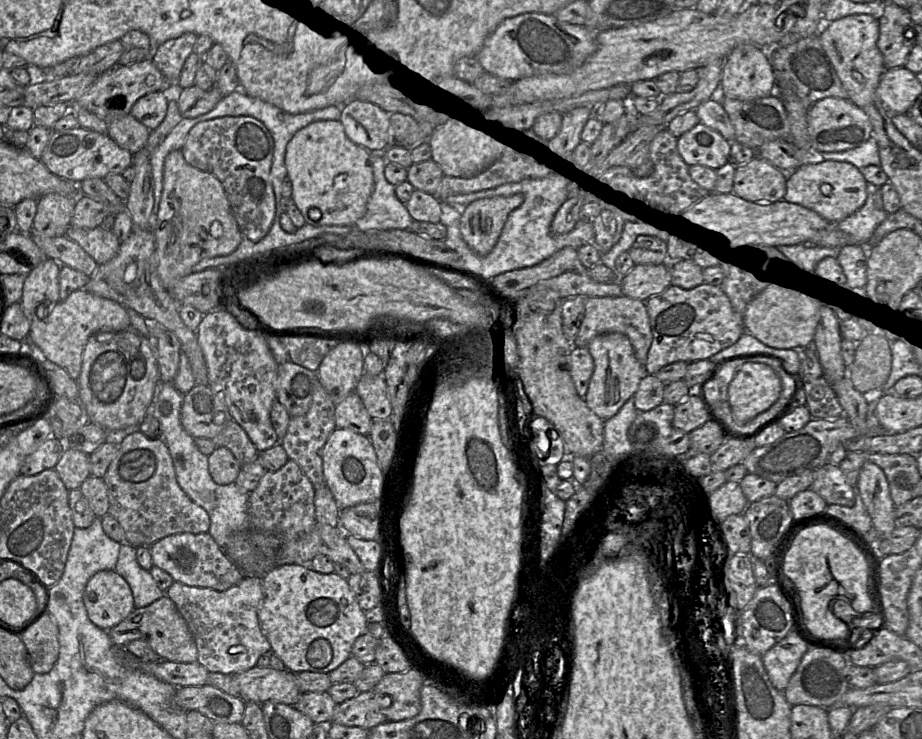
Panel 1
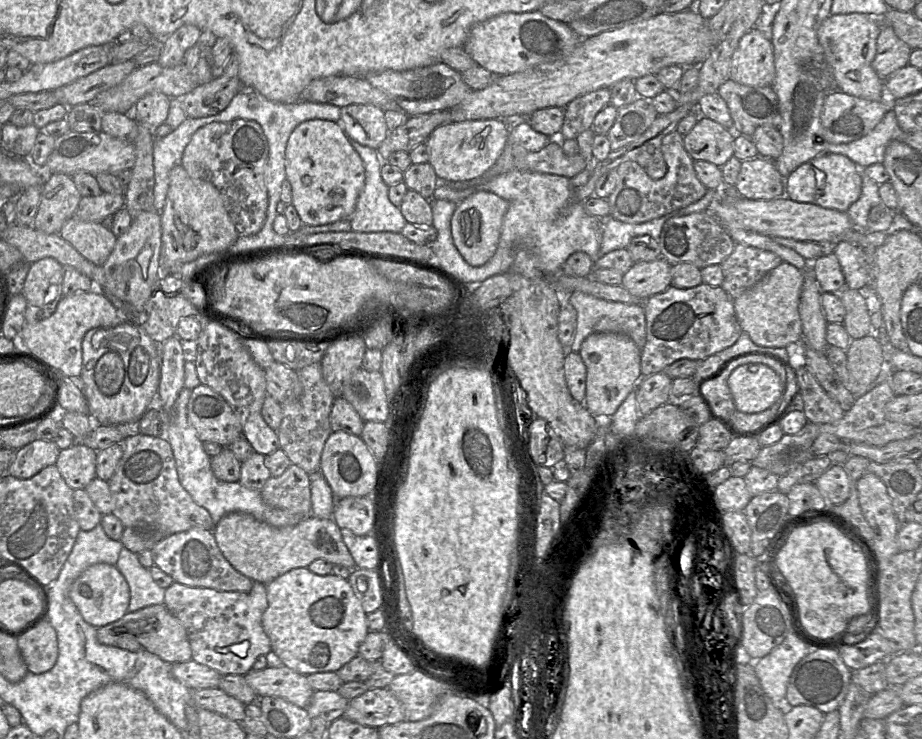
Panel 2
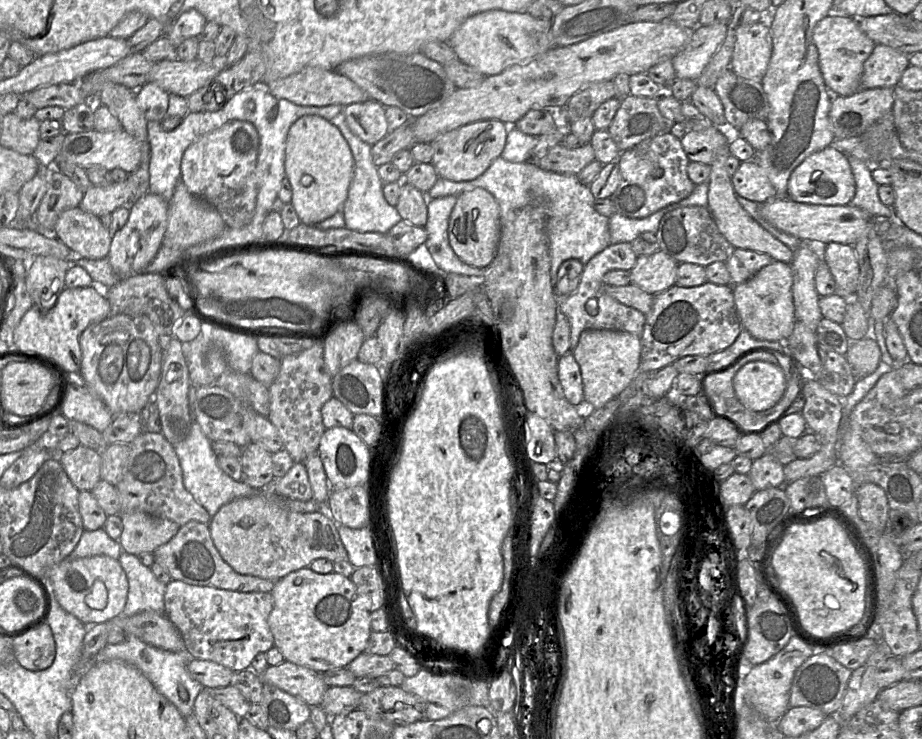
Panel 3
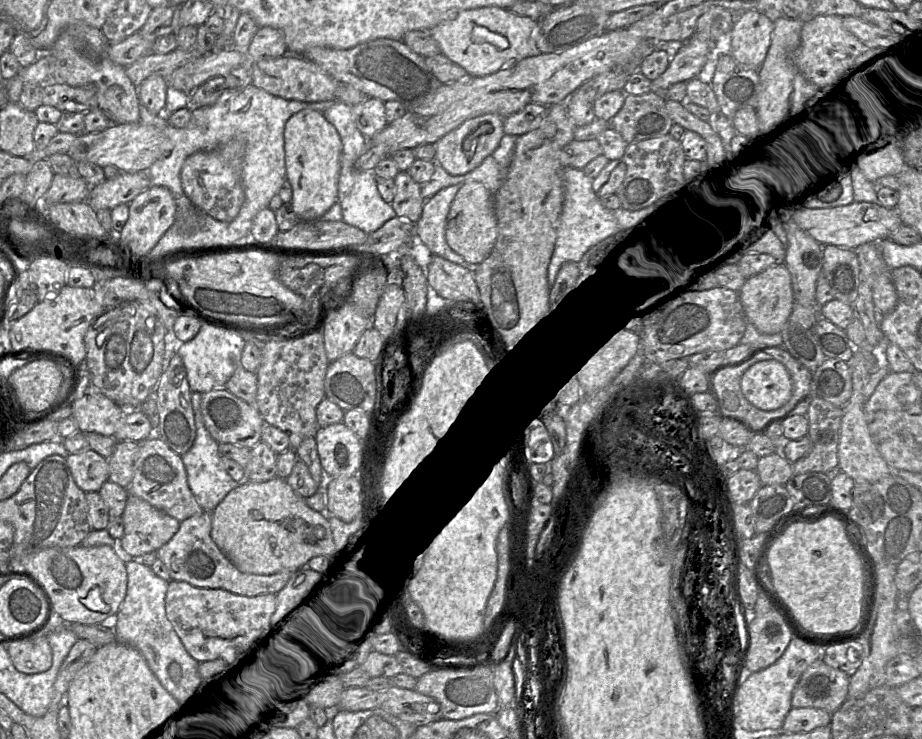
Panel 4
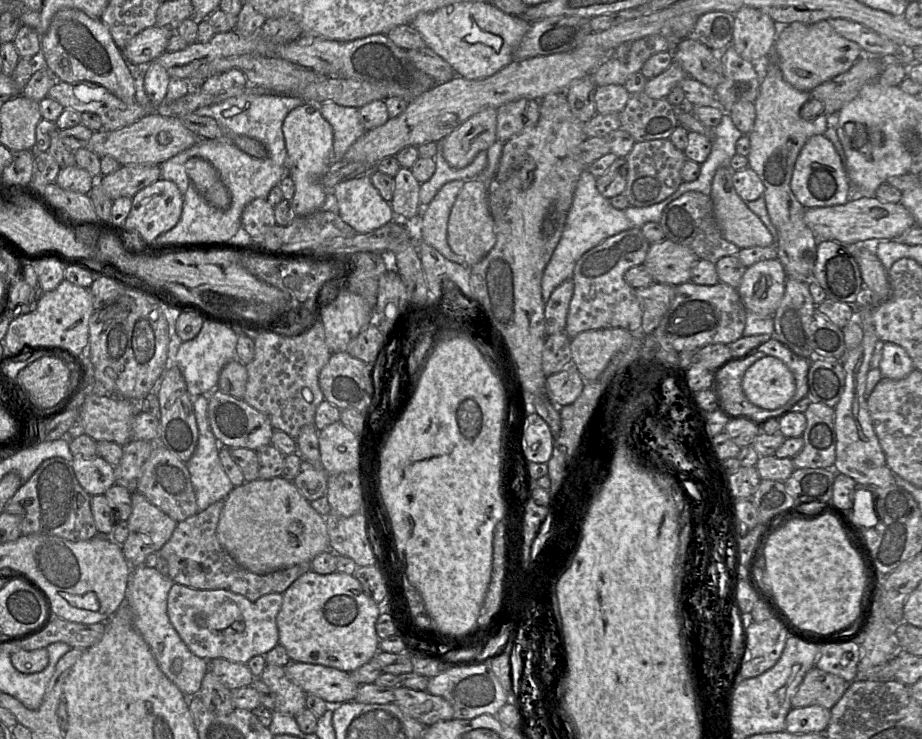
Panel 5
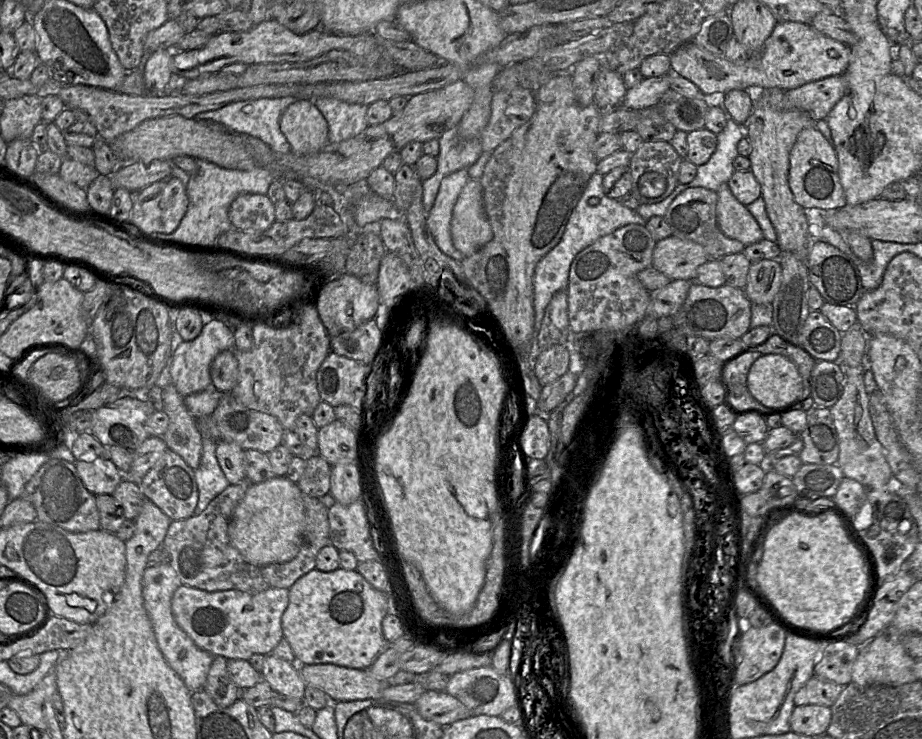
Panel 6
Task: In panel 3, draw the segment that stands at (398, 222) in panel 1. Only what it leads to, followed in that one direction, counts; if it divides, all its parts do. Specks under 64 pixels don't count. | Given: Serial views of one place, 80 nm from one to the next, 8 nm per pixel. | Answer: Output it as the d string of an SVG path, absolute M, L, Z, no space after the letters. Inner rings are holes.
M344 107L330 121L340 130L347 141L354 159L354 175L349 186L347 198L342 207L346 227L359 232L388 233L402 218L396 207L391 206L383 195L382 187L384 183L379 177L378 167L372 160L372 145L361 140L350 130L346 122Z

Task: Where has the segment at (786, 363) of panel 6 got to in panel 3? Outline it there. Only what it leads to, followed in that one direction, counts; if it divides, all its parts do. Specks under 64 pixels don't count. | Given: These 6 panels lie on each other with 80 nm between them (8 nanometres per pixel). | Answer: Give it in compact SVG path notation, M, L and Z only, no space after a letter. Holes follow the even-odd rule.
M763 361L741 367L733 379L733 388L741 404L760 412L773 408L784 393L784 376L780 368Z

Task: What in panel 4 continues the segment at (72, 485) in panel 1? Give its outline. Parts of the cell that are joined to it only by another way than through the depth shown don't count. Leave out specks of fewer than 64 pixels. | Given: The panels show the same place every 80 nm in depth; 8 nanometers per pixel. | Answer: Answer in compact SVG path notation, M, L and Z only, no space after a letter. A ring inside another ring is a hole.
M92 449L69 454L66 461L77 486L85 493L98 492L109 480L109 463Z

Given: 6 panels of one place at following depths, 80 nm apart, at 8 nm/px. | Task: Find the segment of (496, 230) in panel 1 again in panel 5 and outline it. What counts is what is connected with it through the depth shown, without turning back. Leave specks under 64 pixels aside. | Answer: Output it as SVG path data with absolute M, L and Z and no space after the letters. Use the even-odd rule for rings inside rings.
M469 180L457 195L447 228L451 250L465 259L469 268L483 259L496 243L494 221L488 206L487 186L478 180Z

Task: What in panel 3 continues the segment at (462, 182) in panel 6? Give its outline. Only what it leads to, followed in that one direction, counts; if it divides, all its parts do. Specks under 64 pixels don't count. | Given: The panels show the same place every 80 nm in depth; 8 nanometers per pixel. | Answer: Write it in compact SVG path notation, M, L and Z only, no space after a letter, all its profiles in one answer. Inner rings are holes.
M449 195L432 198L427 204L428 216L424 226L427 232L425 245L436 263L439 273L457 273L472 276L476 267L467 266L453 251L448 238L447 218L450 209L453 209L457 196Z

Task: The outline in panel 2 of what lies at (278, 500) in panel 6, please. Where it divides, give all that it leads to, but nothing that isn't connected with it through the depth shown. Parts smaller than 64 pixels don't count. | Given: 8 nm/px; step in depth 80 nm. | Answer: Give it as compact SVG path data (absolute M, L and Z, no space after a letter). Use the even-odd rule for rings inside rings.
M233 512L215 524L213 535L225 559L254 582L269 584L296 568L307 568L316 559L356 569L355 561L343 542L340 528L332 518L309 516L295 526L275 527L251 515Z

